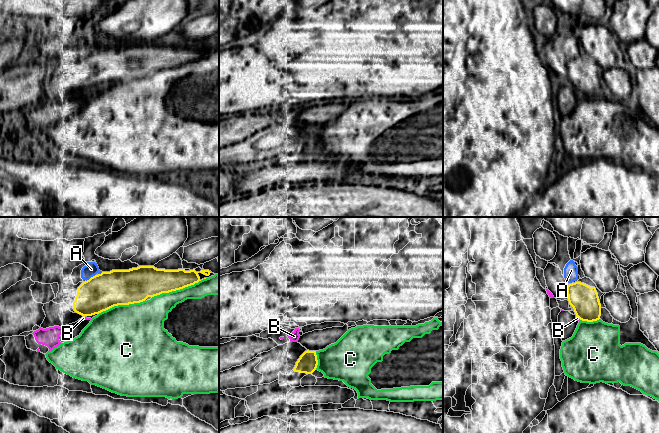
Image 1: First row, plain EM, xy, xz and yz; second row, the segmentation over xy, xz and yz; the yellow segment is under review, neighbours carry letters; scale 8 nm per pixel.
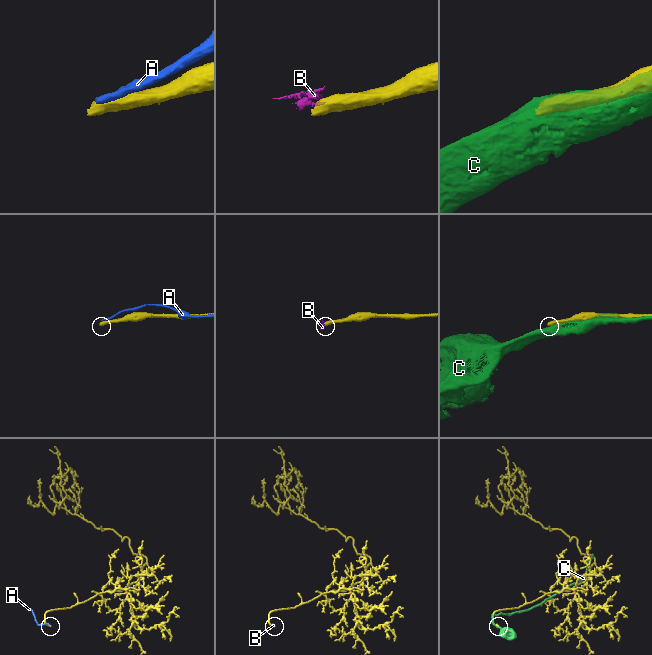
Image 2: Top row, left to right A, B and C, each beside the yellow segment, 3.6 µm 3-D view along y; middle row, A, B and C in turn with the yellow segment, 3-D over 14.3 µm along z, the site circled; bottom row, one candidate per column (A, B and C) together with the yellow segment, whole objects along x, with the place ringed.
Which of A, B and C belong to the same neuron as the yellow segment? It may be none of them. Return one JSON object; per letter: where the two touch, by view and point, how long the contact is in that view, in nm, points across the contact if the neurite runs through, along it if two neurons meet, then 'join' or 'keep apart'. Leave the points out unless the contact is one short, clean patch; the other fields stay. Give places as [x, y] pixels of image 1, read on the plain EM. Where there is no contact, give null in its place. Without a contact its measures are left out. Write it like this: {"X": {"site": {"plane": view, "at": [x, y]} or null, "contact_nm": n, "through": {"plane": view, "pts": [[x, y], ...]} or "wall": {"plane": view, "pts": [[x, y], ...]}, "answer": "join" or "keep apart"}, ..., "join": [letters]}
{"A": {"site": {"plane": "xy", "at": [91, 53]}, "contact_nm": 100, "answer": "keep apart"}, "B": {"site": {"plane": "yz", "at": [578, 93]}, "contact_nm": 50, "wall": {"plane": "yz", "pts": [[576, 92], [580, 95]]}, "answer": "keep apart"}, "C": {"site": {"plane": "xy", "at": [179, 65]}, "contact_nm": 460, "answer": "keep apart"}, "join": []}

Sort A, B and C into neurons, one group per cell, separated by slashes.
A / B / C

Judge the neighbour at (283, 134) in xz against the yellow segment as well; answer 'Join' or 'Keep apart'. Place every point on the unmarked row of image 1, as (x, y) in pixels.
Join

